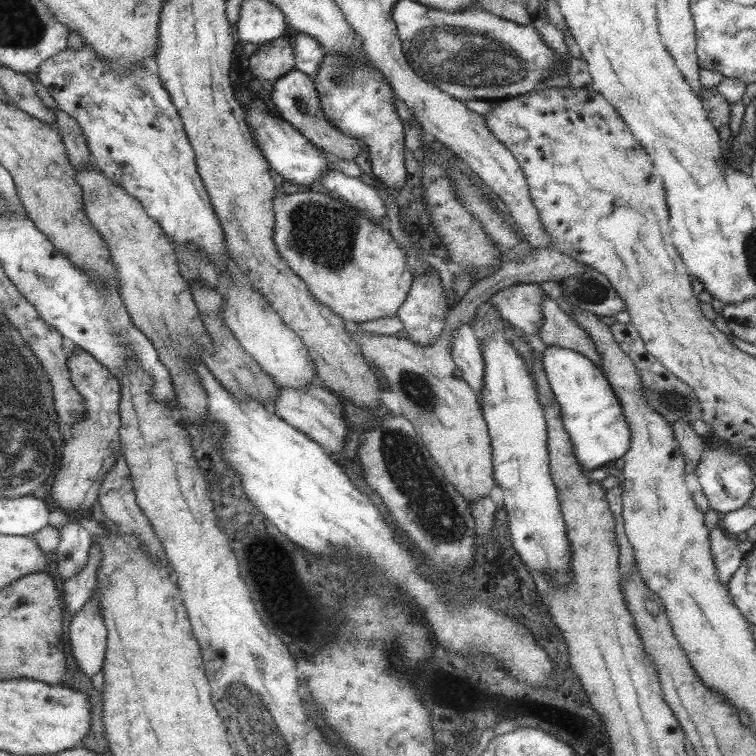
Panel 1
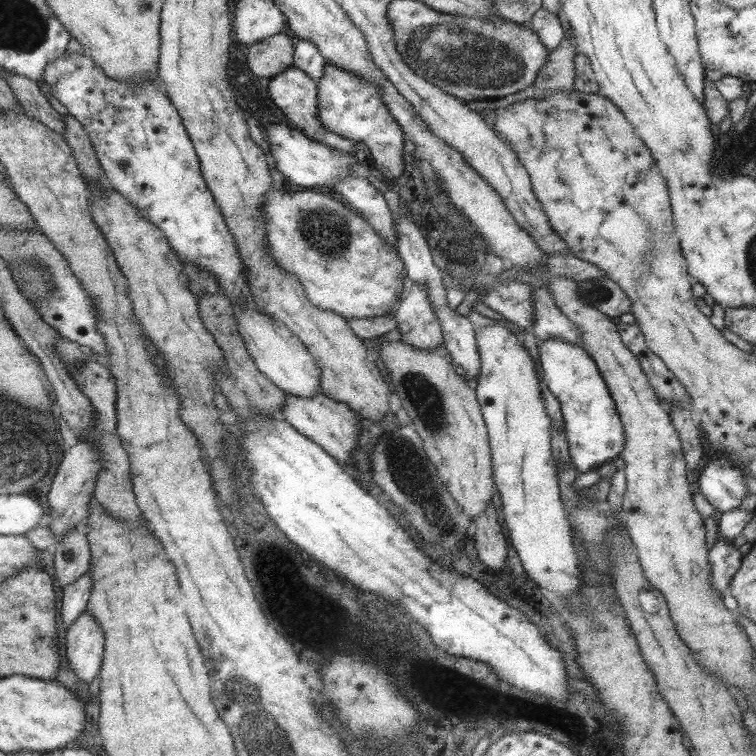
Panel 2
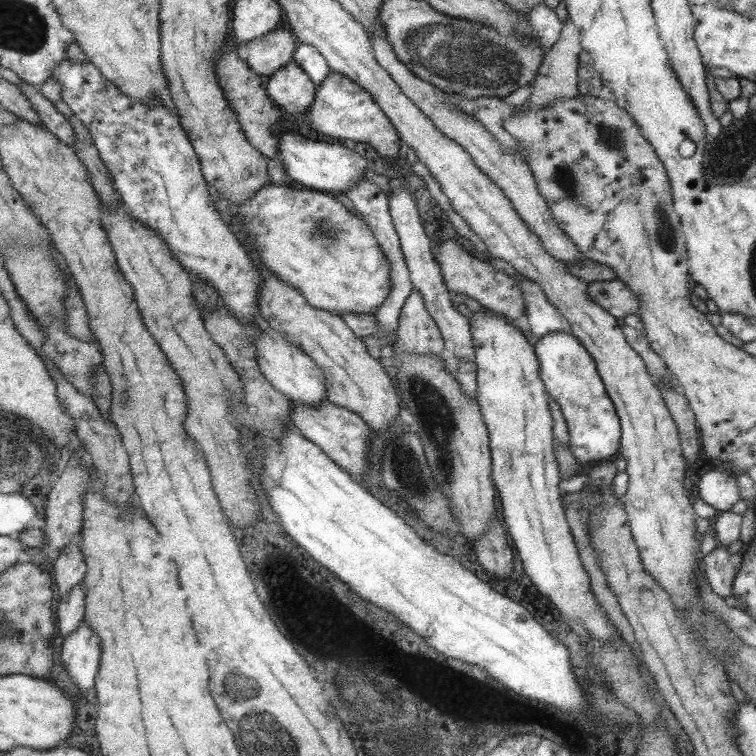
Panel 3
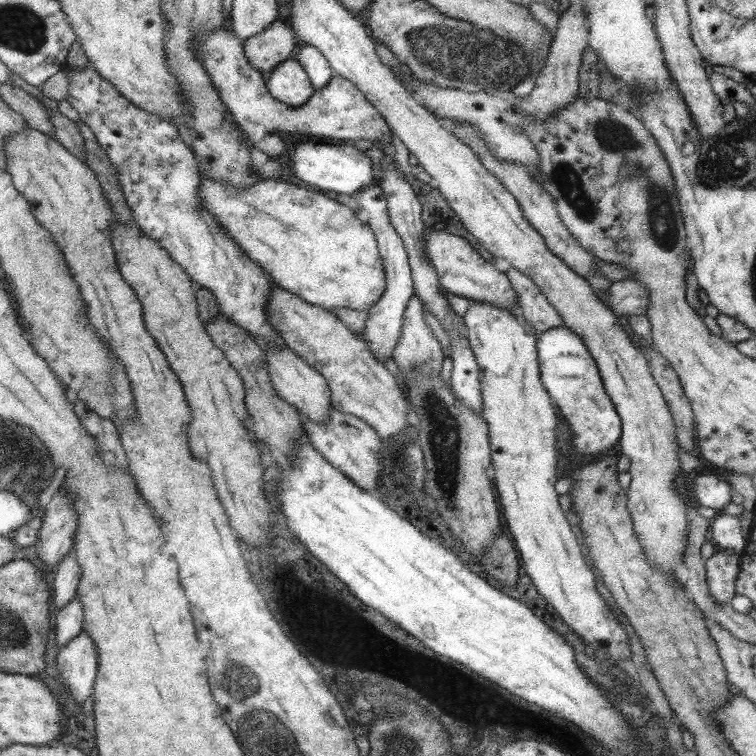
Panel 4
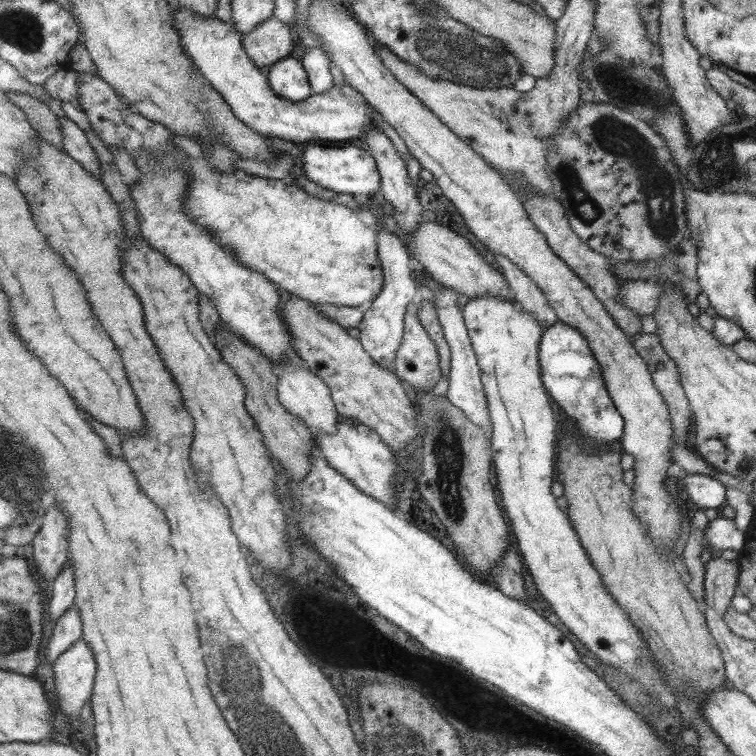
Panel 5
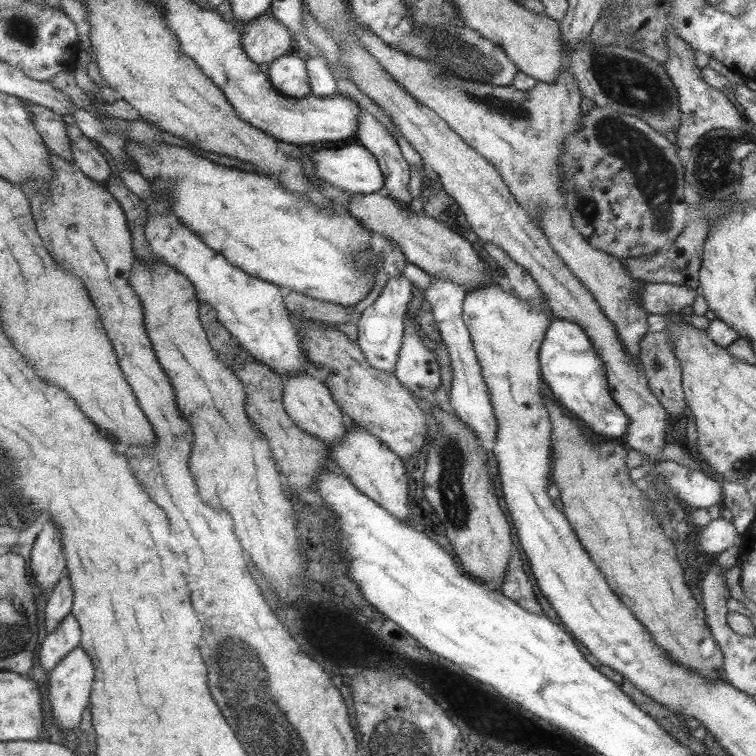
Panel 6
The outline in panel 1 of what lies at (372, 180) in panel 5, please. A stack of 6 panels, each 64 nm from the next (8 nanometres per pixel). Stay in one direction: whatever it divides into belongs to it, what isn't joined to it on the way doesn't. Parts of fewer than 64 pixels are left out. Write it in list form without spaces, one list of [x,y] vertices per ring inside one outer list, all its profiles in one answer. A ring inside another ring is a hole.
[[[239,89],[238,104],[241,104],[246,109],[246,120],[248,121],[248,128],[251,128],[251,137],[259,151],[263,152],[264,158],[270,162],[271,168],[287,182],[299,184],[299,186],[306,187],[306,185],[315,182],[321,178],[321,174],[325,174],[325,170],[332,170],[327,166],[327,160],[323,157],[323,150],[311,144],[297,129],[293,129],[287,122],[281,118],[278,119],[267,113],[261,99],[247,100],[251,94],[247,90]]]

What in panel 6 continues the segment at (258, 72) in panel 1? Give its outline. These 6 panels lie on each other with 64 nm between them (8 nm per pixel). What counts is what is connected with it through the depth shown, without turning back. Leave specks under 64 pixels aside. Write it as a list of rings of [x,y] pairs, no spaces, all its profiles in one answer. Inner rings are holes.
[[[263,13],[251,22],[243,24],[240,31],[242,48],[255,64],[262,62],[269,64],[280,56],[288,54],[291,36],[283,28],[283,24],[269,13]]]

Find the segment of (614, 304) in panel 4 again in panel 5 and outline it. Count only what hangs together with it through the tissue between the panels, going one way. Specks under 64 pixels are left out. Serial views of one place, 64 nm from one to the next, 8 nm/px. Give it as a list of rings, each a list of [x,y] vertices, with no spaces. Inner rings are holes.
[[[627,280],[619,282],[619,303],[641,315],[651,314],[663,289],[654,281]]]

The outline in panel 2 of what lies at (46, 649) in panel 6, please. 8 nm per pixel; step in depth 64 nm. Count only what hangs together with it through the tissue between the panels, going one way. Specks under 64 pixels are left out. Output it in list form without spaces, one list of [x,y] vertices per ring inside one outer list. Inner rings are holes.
[[[91,568],[81,578],[62,588],[63,594],[61,594],[59,614],[64,627],[68,627],[71,622],[75,621],[86,610],[92,586],[90,570]]]

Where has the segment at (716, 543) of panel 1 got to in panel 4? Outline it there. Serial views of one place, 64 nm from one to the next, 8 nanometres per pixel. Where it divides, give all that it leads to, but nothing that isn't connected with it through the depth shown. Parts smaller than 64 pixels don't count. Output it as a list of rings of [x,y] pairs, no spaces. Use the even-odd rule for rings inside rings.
[[[722,550],[705,561],[706,584],[719,605],[728,605],[736,594],[734,585],[739,575],[739,559],[739,553],[727,555]]]

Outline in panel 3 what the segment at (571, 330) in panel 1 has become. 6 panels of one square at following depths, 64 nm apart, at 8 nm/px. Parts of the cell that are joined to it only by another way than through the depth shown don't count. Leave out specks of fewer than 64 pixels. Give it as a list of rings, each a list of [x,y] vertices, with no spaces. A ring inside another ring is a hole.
[[[515,279],[519,284],[519,290],[523,294],[523,304],[525,304],[524,320],[529,326],[531,334],[538,339],[547,333],[571,332],[571,326],[558,309],[547,300],[542,287],[534,281],[525,279]]]

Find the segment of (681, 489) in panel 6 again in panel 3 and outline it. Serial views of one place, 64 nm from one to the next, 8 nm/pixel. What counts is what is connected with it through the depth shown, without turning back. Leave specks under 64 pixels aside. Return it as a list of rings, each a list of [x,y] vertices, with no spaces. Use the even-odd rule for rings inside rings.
[[[715,468],[699,477],[697,488],[697,496],[714,510],[729,511],[739,500],[735,480],[723,472],[715,472]]]

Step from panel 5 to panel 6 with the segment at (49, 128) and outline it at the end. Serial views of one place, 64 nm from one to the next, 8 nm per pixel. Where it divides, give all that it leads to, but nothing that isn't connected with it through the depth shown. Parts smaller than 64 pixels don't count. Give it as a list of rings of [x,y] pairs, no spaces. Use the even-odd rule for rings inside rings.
[[[21,101],[22,104],[27,105],[28,112],[32,116],[32,125],[37,130],[39,137],[46,145],[46,148],[67,160],[67,163],[73,163],[71,158],[71,149],[69,149],[69,140],[67,137],[66,123],[63,122],[62,116],[54,114],[47,108],[32,104],[28,101]]]

